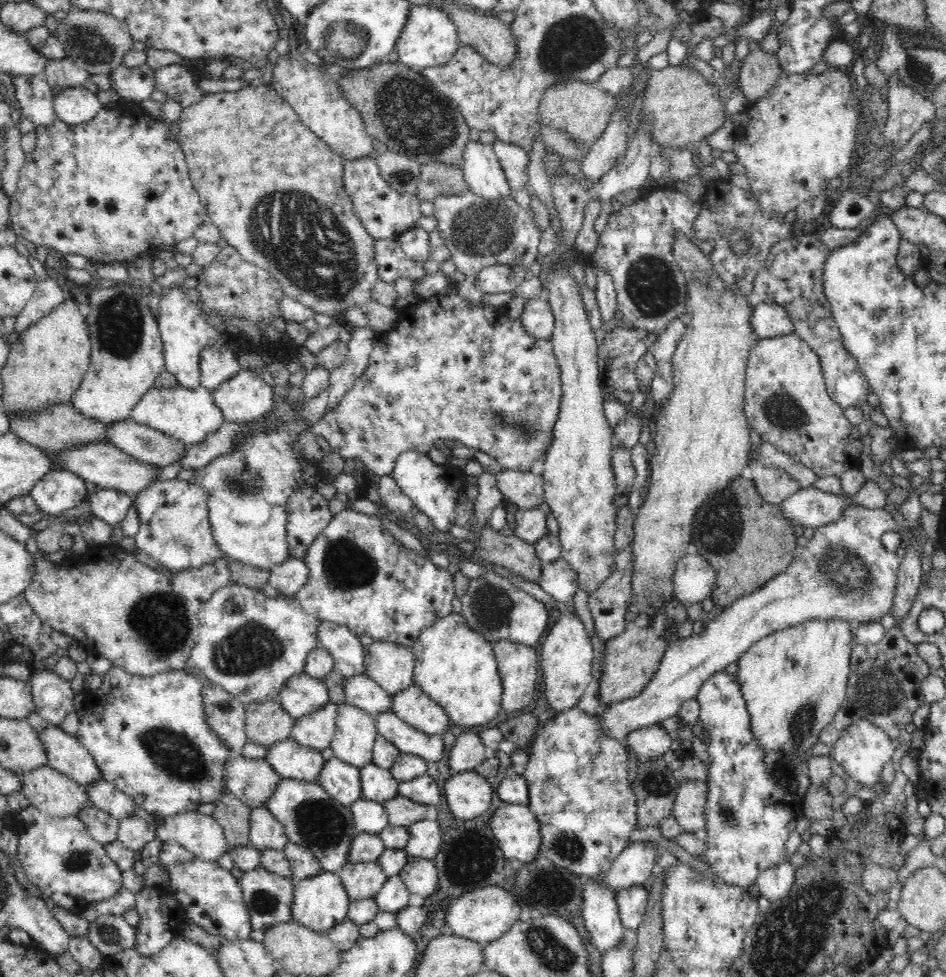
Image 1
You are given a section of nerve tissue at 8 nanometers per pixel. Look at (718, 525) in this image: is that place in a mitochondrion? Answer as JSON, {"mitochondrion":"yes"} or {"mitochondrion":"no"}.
{"mitochondrion":"yes"}

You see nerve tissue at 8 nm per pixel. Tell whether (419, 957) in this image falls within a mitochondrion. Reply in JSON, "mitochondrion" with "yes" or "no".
{"mitochondrion":"no"}

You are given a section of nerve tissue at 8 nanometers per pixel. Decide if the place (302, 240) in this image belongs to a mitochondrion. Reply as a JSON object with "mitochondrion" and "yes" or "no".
{"mitochondrion":"yes"}

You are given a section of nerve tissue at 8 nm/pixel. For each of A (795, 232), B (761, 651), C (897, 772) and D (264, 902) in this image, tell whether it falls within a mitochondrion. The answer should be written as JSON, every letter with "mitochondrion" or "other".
{"A":"other","B":"other","C":"other","D":"mitochondrion"}

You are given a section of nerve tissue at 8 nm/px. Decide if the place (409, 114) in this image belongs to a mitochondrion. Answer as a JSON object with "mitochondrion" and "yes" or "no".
{"mitochondrion":"yes"}

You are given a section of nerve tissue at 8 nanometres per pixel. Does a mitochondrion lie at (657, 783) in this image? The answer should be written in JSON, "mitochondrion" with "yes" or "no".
{"mitochondrion":"yes"}

